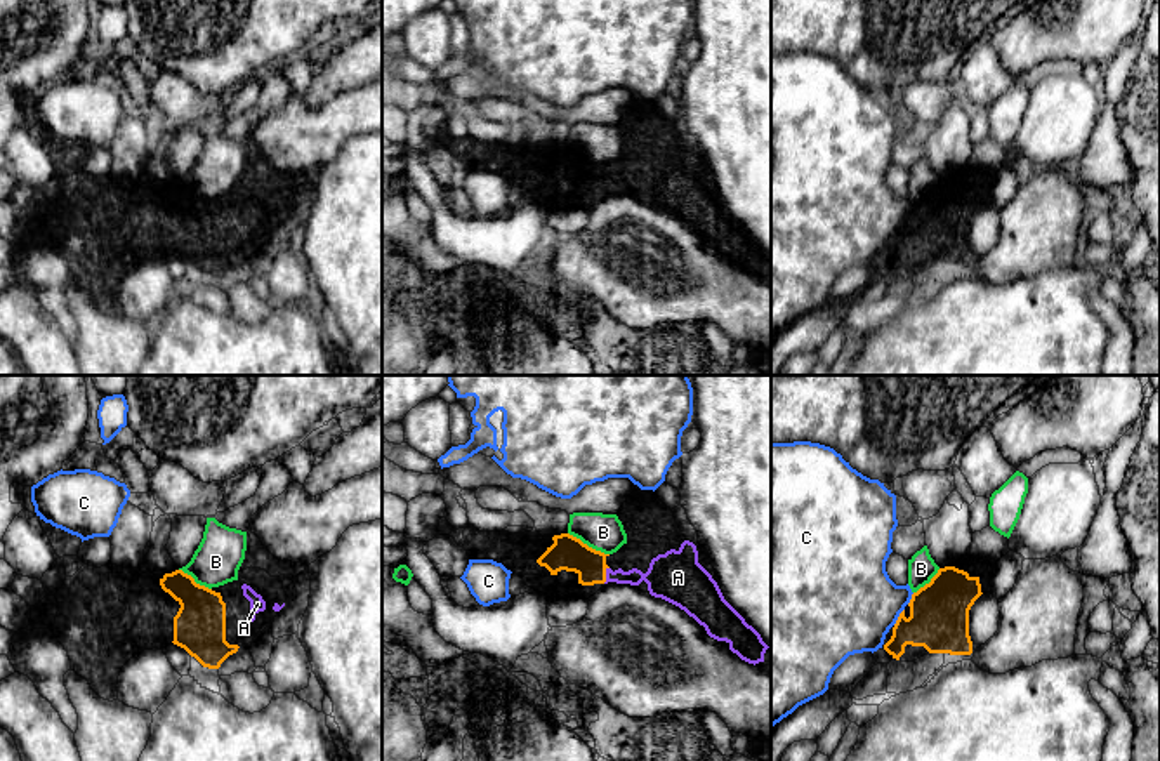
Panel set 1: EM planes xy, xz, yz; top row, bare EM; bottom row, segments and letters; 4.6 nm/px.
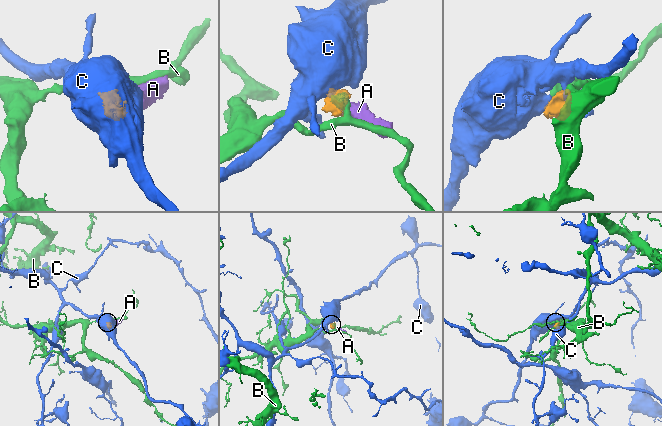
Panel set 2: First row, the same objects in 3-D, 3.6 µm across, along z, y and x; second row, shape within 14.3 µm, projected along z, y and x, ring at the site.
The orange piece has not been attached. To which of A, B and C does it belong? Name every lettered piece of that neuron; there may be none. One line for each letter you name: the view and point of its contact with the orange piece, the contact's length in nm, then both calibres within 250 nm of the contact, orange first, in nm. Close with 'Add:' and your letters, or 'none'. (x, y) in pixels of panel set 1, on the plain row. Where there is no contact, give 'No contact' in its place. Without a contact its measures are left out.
A: Touches orange at xz (605, 186). Shared border 80 nm. Thickness 160 nm (orange) against 130 nm
Add: A

